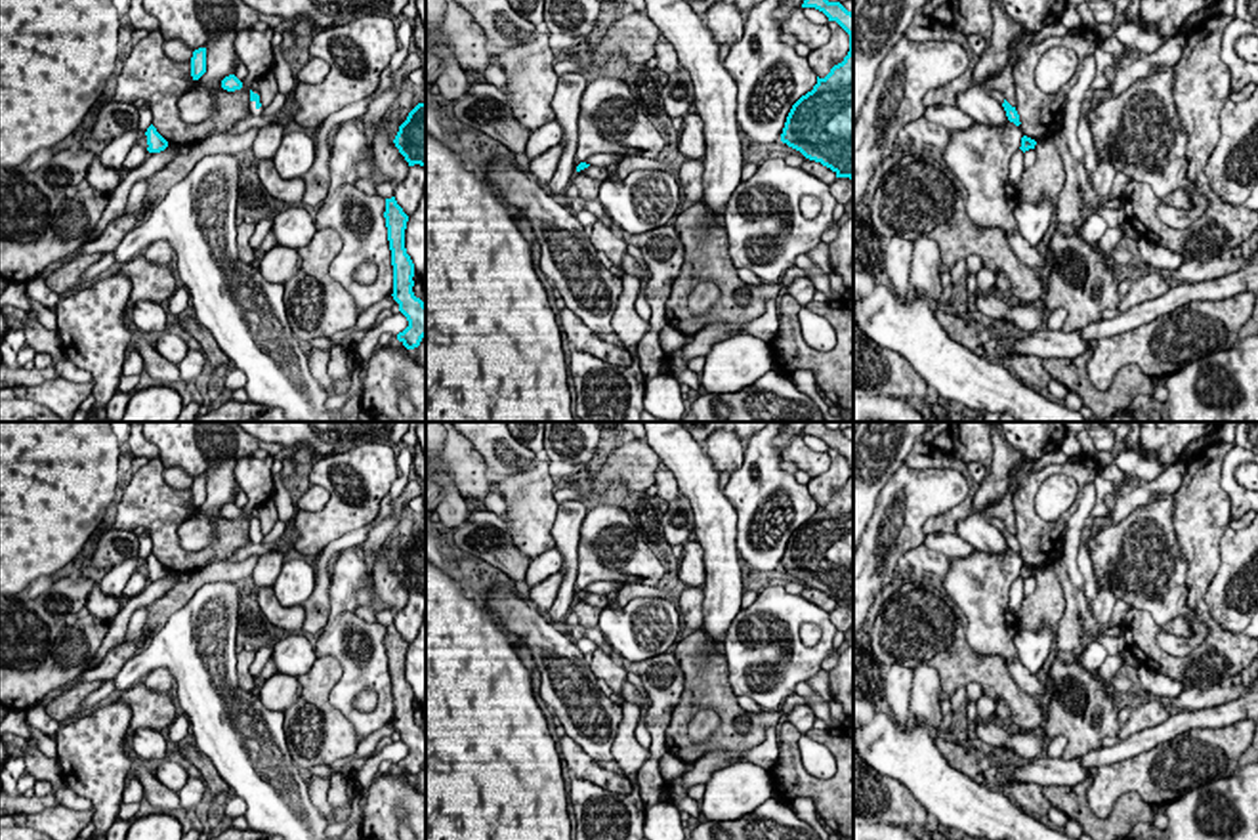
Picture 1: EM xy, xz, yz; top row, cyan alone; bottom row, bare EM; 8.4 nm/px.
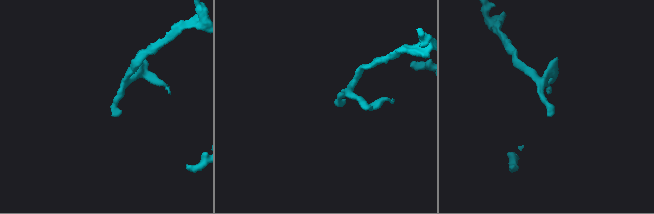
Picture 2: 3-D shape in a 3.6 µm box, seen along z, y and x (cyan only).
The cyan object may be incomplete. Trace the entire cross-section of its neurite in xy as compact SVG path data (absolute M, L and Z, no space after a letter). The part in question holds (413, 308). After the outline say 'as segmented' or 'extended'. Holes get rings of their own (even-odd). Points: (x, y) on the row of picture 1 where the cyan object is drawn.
M395 197L386 199L386 227L391 250L393 265L393 300L399 304L399 311L407 317L409 326L397 334L397 340L407 347L414 349L426 336L426 304L414 296L414 263L405 248L405 229L409 216L397 204Z; as segmented

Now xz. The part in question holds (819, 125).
M804 0L802 8L815 8L836 21L849 34L849 52L792 105L781 141L830 168L836 178L853 179L853 13L828 0Z; as segmented

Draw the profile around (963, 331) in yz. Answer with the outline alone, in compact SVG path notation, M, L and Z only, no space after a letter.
M937 307L933 315L953 342L979 357L985 357L985 347L979 340L979 332L983 330L983 321L979 317L962 319L951 307Z

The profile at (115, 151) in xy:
M134 130L107 141L97 158L105 168L113 168L120 172L124 168L122 164L130 149L137 143L141 136L145 136L145 132Z

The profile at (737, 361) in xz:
M750 334L731 336L706 353L701 386L708 393L733 393L773 370L773 365L767 342Z

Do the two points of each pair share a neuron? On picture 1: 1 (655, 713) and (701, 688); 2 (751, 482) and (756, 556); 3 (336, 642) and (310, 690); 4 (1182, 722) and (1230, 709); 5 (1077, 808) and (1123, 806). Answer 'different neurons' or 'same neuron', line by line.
1: different neurons
2: same neuron
3: different neurons
4: same neuron
5: same neuron

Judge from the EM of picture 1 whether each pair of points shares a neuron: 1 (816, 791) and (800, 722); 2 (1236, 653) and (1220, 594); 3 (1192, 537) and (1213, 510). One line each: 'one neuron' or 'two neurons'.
1: two neurons
2: two neurons
3: one neuron

